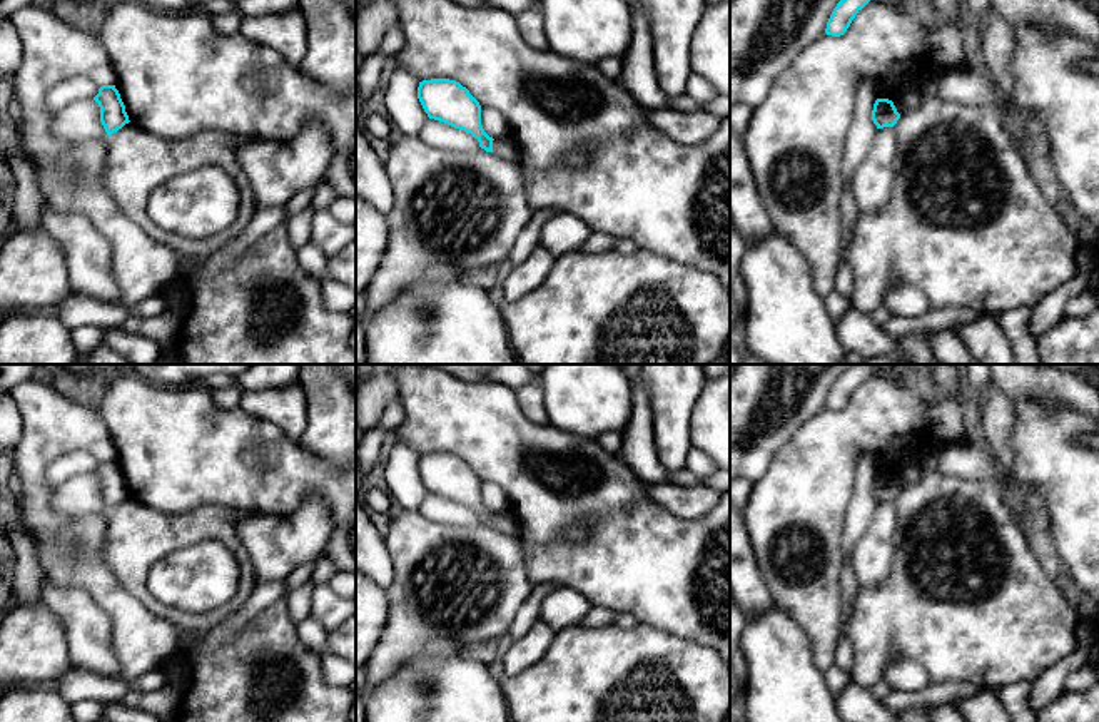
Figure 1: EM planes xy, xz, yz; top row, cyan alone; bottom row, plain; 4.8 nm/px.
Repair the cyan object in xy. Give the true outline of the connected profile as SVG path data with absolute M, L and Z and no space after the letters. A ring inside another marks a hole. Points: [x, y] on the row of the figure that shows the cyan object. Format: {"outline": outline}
{"outline": "M102 85L94 100L100 107L100 122L107 135L112 135L114 132L117 132L130 122L115 85Z"}

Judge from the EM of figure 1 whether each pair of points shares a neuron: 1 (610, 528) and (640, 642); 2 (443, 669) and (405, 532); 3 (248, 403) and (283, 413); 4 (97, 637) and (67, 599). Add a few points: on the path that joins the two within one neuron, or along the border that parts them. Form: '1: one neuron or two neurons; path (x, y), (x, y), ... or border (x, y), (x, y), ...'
1: two neurons; border (640, 622), (677, 637)
2: two neurons; border (461, 652), (416, 657), (401, 666)
3: one neuron; path (256, 403), (274, 405)
4: one neuron; path (87, 627), (75, 609)

